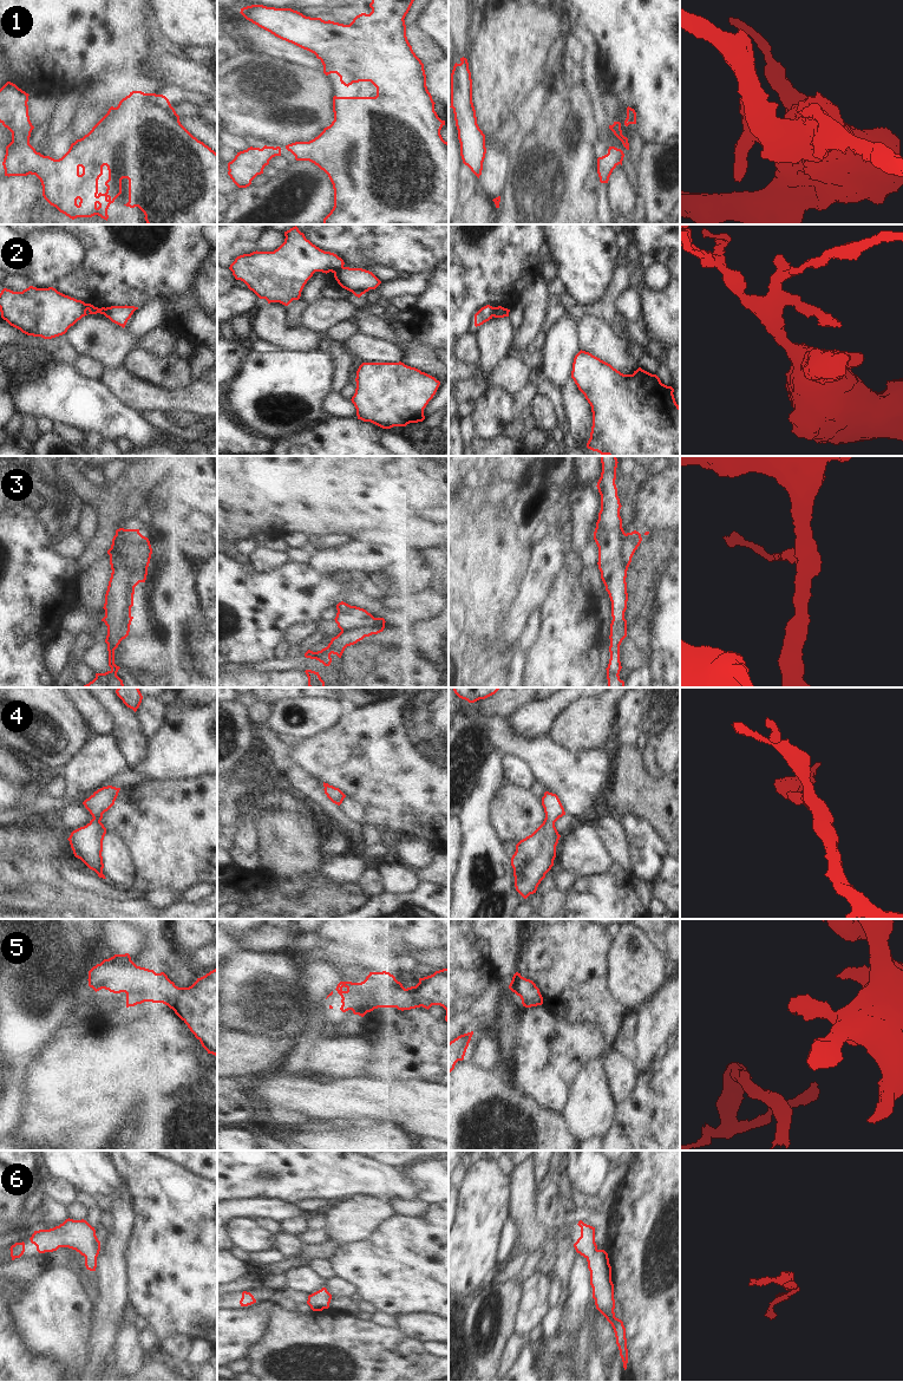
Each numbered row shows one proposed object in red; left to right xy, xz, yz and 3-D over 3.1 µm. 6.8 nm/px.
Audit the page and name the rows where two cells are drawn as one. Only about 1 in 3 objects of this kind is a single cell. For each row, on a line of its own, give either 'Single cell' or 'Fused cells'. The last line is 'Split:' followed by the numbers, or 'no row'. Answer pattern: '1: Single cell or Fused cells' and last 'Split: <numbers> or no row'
1: Single cell
2: Fused cells
3: Fused cells
4: Single cell
5: Single cell
6: Single cell
Split: 2, 3

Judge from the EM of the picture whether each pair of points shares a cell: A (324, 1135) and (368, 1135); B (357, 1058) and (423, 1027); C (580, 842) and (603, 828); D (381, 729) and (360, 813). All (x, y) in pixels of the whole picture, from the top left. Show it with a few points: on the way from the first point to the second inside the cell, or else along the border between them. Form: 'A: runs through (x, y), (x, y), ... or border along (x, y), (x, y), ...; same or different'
A: runs through (334, 1138), (358, 1138); same
B: border along (364, 1031), (368, 1043), (370, 1056), (362, 1074); different
C: border along (594, 826), (609, 856); different
D: border along (346, 795), (351, 796), (365, 810), (367, 822); different

